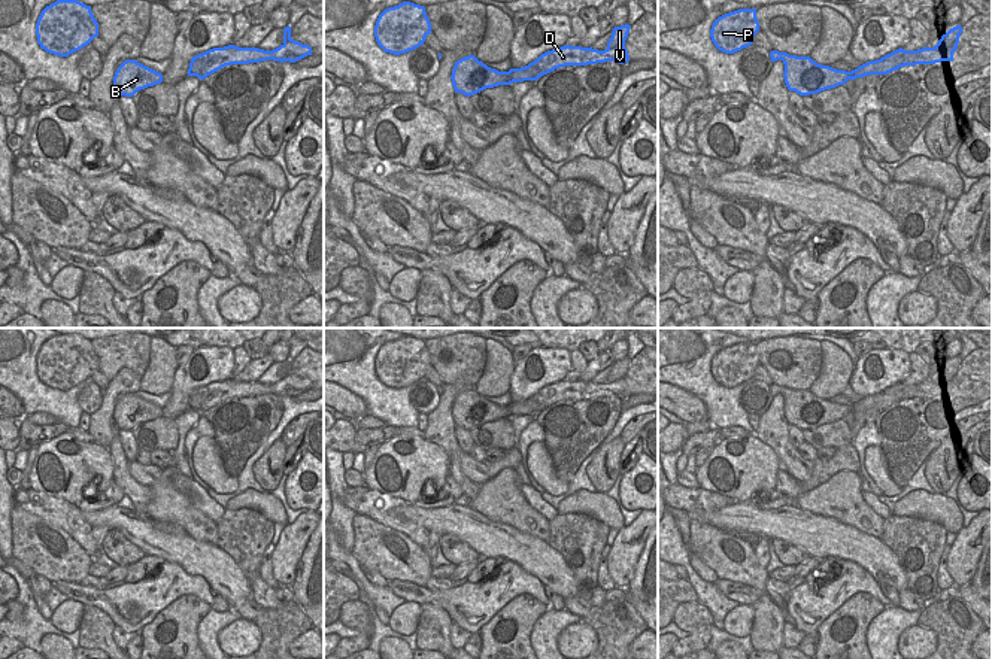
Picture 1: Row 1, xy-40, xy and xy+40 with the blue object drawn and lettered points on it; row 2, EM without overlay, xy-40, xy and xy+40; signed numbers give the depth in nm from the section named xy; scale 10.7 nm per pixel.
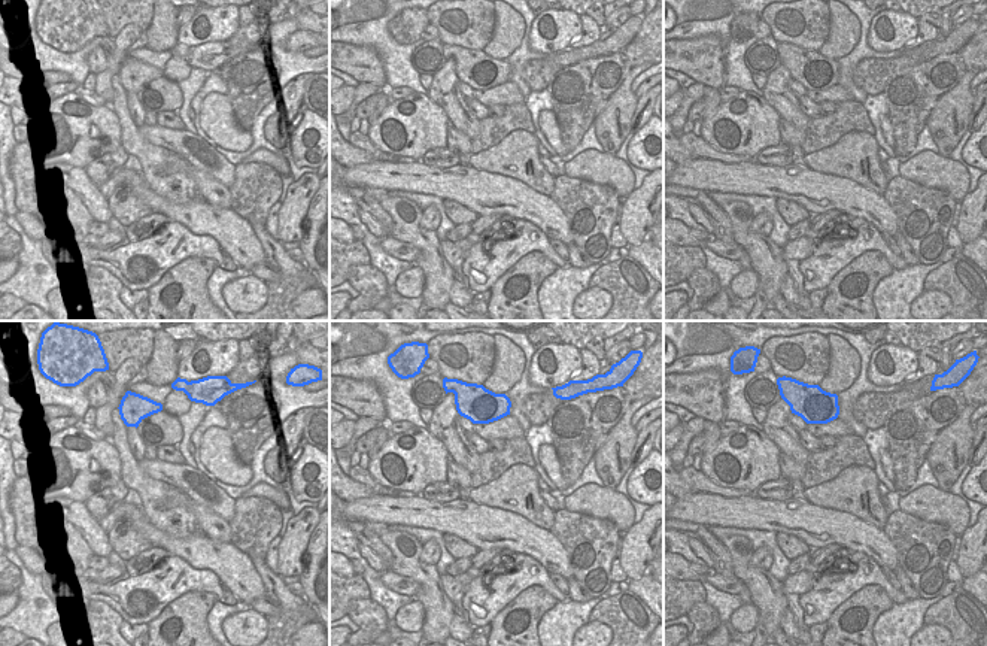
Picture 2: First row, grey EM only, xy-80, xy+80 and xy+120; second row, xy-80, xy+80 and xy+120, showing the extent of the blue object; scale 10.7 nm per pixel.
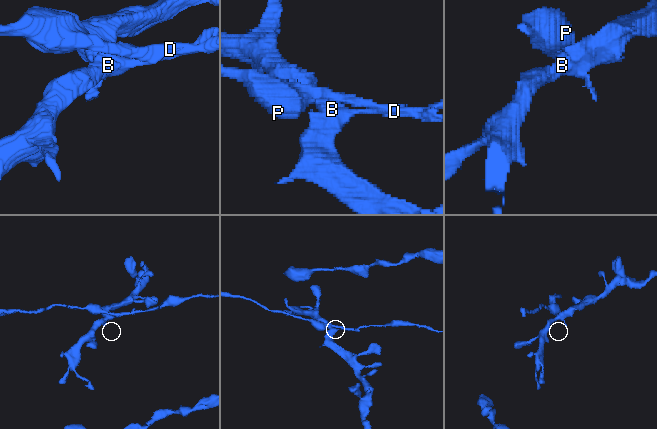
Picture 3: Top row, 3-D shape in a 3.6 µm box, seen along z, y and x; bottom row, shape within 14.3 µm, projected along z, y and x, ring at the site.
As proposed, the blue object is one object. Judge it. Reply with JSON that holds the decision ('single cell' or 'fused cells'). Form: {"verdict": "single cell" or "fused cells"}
{"verdict": "fused cells"}

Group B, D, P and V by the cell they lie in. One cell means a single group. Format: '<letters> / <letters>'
B / D P V

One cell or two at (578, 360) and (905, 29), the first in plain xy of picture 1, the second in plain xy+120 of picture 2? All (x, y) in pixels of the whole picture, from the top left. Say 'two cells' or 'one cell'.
two cells

